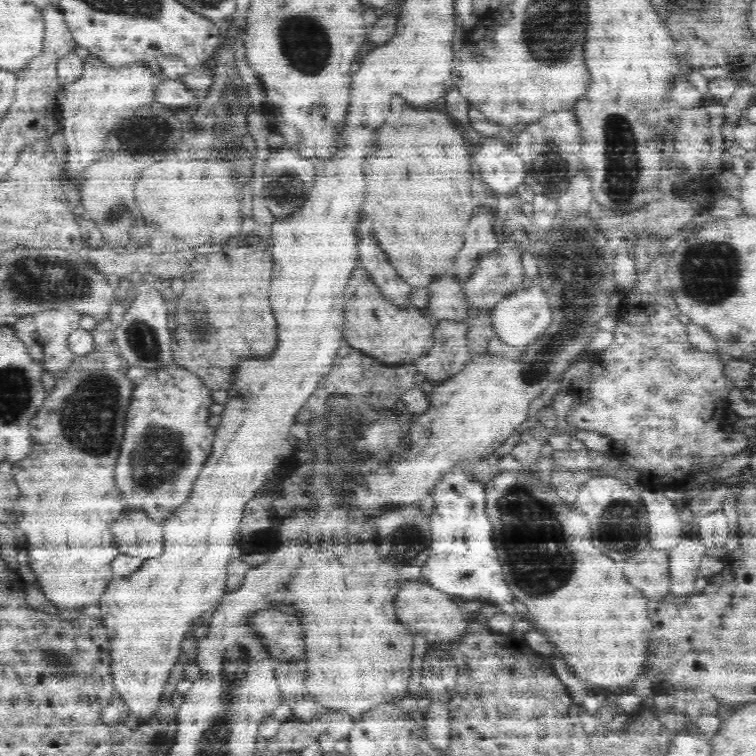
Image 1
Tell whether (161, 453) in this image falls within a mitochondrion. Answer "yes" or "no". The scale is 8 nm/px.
yes

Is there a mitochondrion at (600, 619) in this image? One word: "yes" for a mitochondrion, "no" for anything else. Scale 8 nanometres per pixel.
no

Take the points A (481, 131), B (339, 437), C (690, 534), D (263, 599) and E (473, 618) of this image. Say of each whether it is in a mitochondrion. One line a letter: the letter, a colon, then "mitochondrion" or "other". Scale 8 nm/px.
A: other
B: mitochondrion
C: other
D: mitochondrion
E: other

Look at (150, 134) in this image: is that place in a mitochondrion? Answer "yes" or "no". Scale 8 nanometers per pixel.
yes

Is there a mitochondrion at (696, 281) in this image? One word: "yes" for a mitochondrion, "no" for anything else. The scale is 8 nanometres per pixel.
yes

